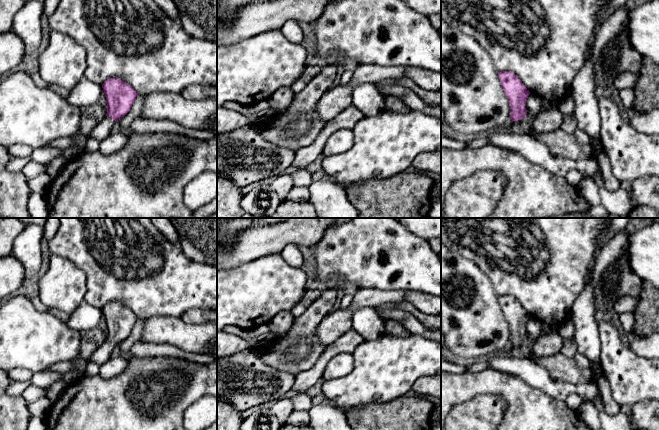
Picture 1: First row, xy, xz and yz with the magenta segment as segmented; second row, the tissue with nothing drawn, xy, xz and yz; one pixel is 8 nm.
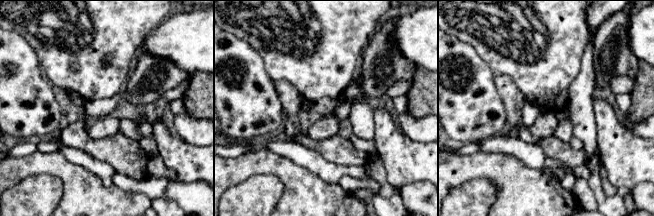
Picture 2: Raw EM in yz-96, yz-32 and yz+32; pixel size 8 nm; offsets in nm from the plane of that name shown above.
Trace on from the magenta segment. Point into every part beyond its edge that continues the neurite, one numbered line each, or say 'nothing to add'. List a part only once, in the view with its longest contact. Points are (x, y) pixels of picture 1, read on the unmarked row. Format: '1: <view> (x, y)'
1: xy (105, 349)

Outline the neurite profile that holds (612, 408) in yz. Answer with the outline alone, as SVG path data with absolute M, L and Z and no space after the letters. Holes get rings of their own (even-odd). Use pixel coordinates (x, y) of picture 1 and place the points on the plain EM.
M600 374L598 378L597 388L598 393L602 398L605 410L609 415L617 415L624 411L624 409L618 403L615 402L612 396L612 391L609 382L603 374Z

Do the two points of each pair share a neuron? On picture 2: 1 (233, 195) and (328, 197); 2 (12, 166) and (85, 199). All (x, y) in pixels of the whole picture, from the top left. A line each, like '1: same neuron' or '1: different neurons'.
1: different neurons
2: same neuron

